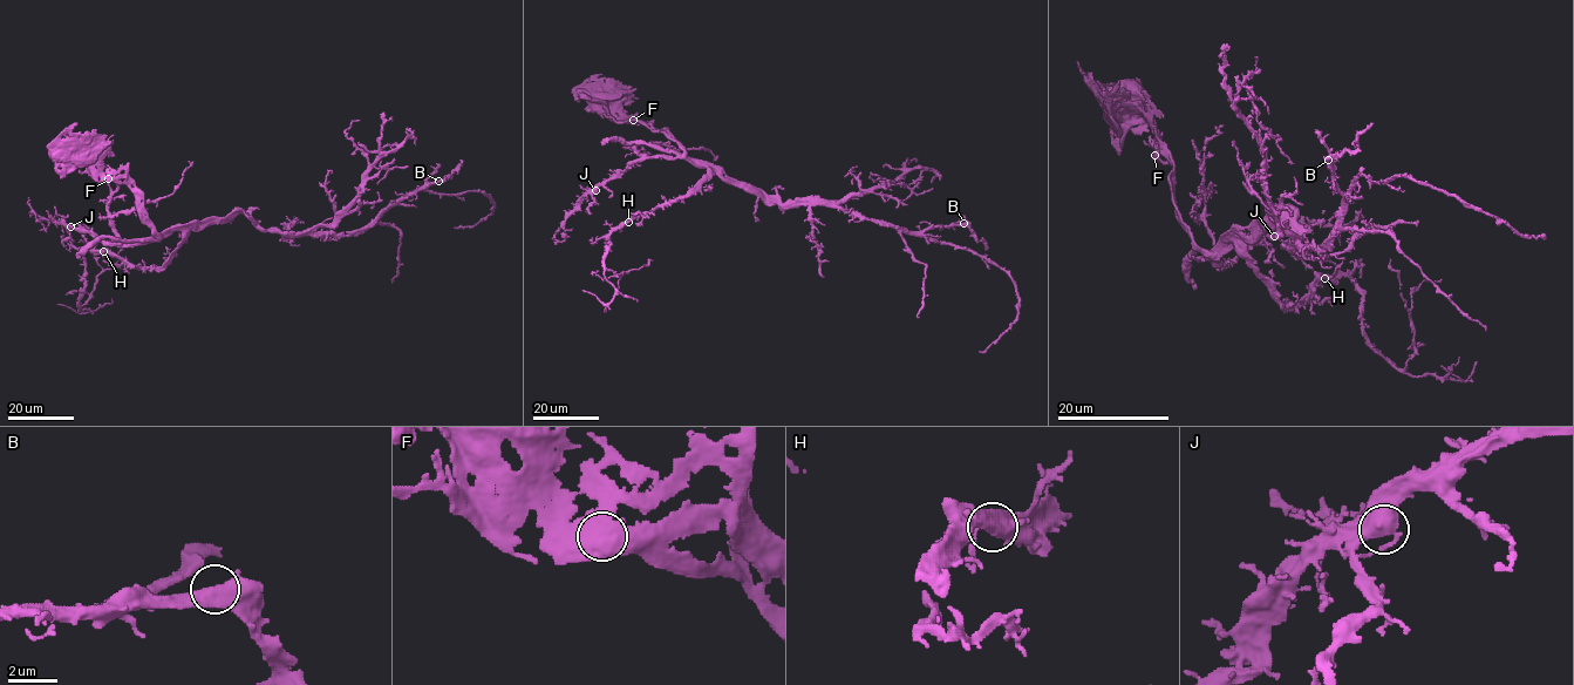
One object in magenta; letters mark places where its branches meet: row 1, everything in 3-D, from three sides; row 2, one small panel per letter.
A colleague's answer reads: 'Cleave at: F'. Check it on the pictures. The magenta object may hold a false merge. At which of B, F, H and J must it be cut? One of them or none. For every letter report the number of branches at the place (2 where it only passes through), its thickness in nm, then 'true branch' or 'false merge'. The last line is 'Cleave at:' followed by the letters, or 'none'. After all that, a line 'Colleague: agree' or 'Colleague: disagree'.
B: 3 branches meet; 400 nm thick; true branch
F: 3 branches meet; 480 nm thick; true branch
H: 3 branches meet; 460 nm thick; true branch
J: 3 branches meet; 500 nm thick; true branch
Cleave at: none
Colleague: disagree

